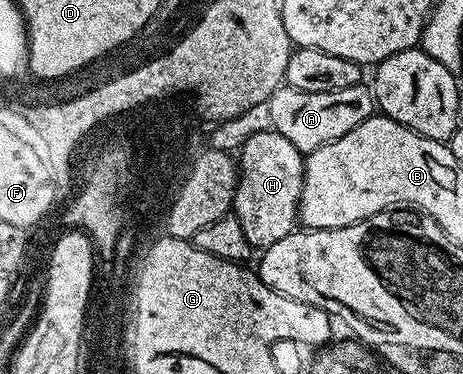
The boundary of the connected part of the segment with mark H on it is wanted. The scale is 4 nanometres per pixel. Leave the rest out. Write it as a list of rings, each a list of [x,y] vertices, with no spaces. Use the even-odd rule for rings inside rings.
[[[273,129],[253,133],[238,149],[233,214],[237,217],[237,221],[241,221],[241,230],[245,232],[245,238],[249,240],[252,249],[273,245],[273,241],[281,241],[281,237],[296,230],[299,198],[303,188],[304,158],[304,152],[299,151],[297,145],[293,145],[293,141],[281,137],[281,133]]]

